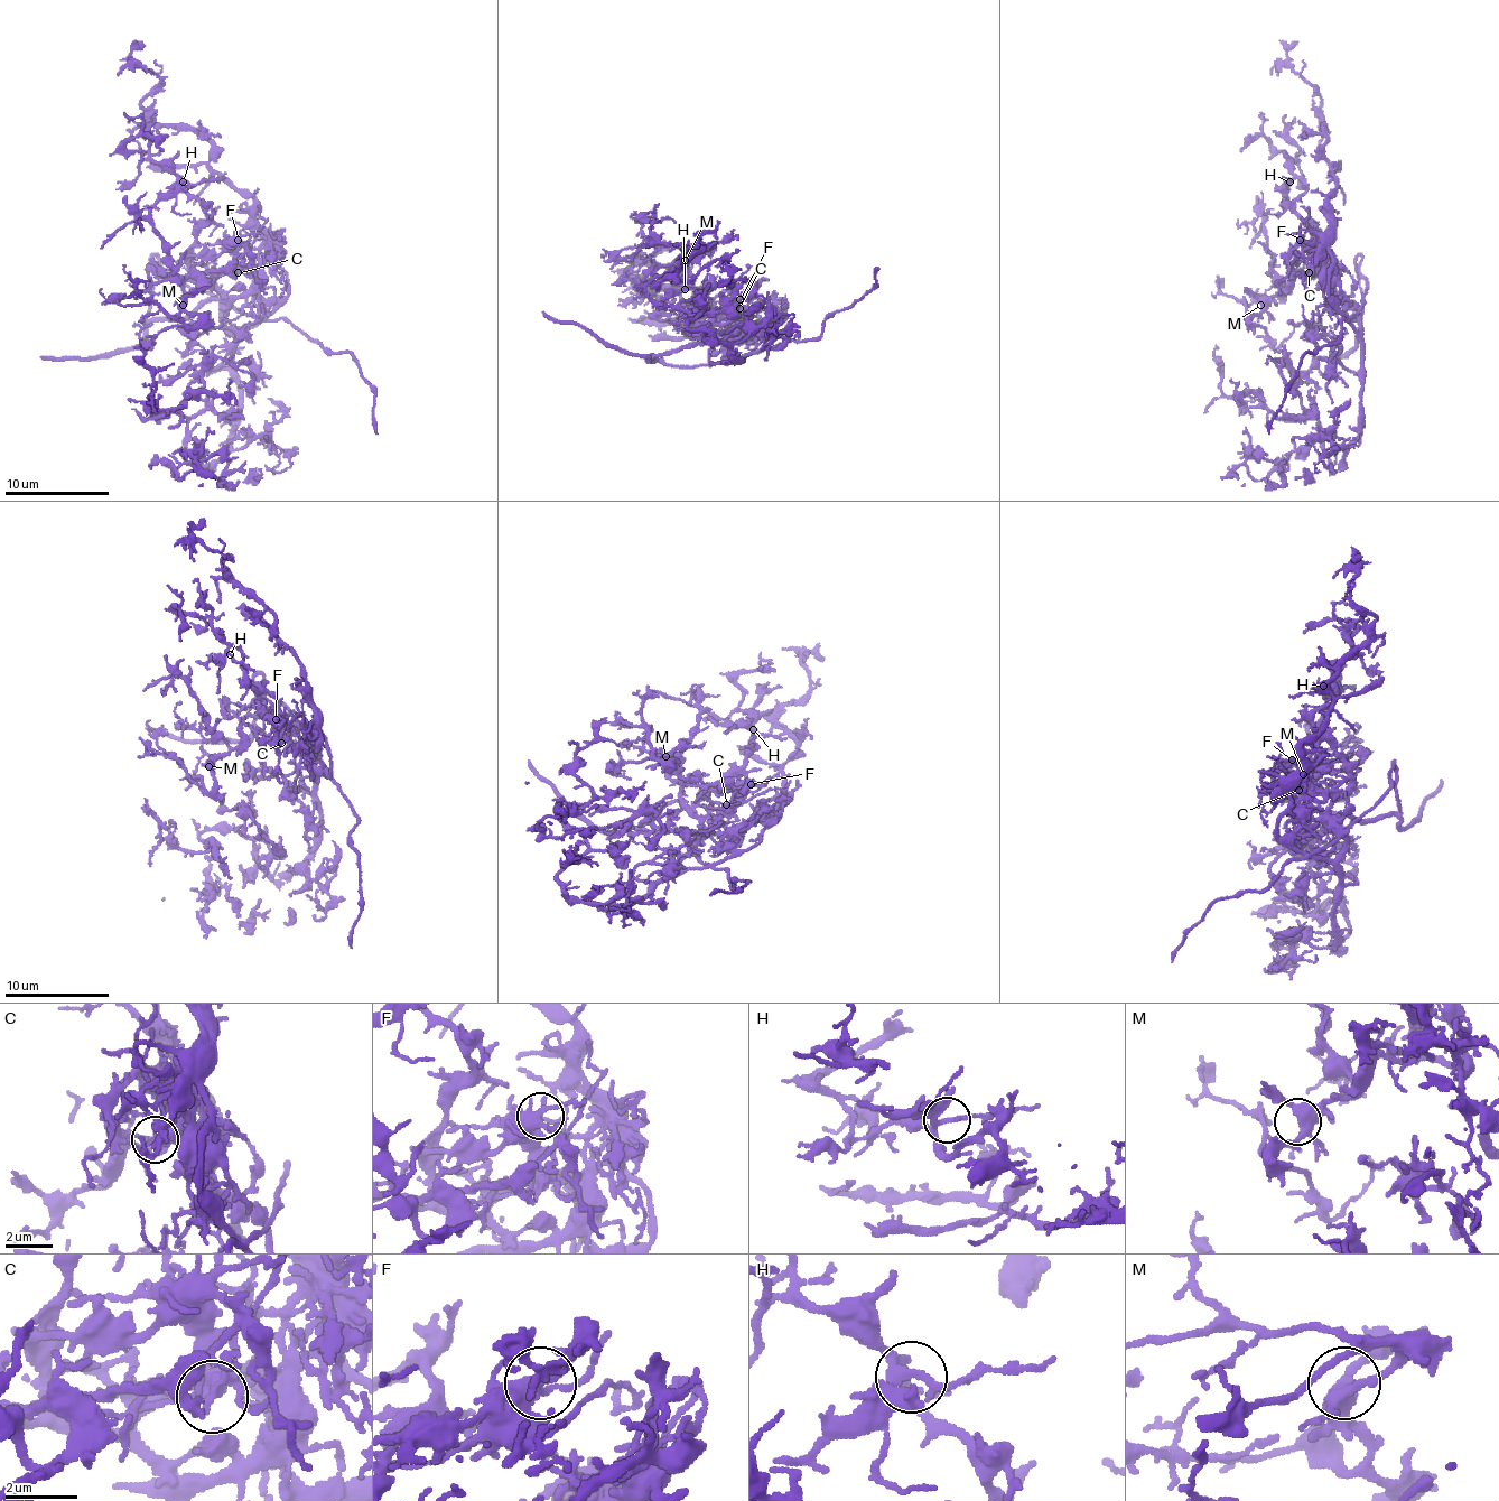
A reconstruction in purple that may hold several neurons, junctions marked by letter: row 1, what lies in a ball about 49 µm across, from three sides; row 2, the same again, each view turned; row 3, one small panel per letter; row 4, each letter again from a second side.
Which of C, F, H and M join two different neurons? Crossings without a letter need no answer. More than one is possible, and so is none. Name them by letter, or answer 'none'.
C

